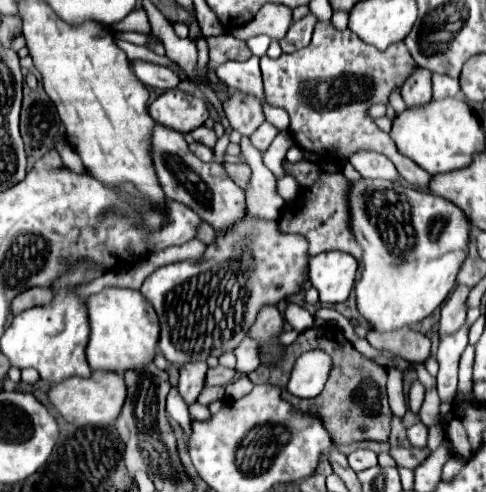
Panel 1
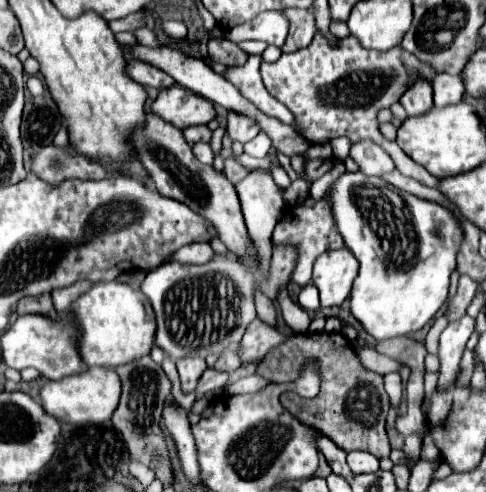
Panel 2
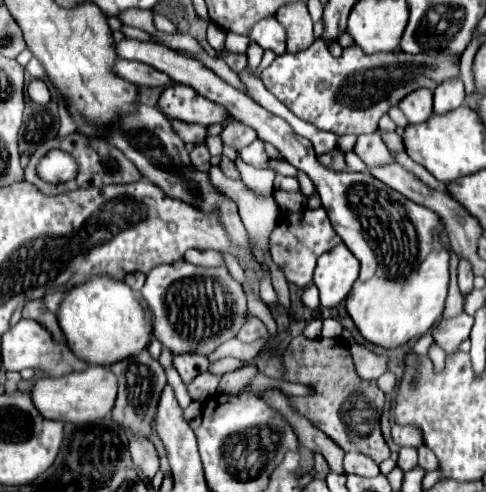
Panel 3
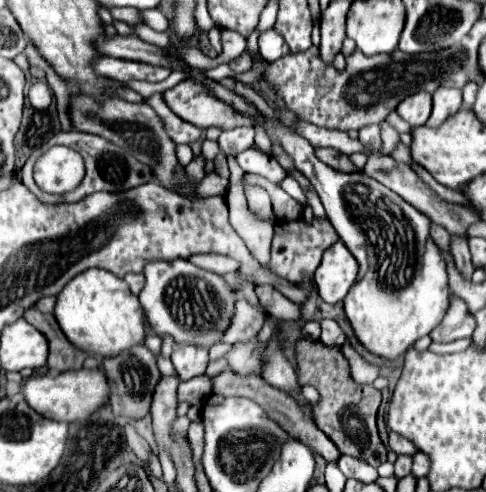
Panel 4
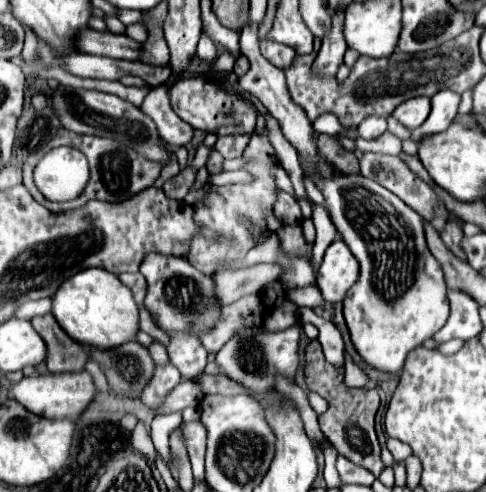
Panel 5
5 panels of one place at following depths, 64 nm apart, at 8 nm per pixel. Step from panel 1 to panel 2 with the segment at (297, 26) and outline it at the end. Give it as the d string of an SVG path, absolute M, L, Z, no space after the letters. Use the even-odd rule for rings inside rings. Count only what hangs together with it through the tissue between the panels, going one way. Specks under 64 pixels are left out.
M286 8L282 12L290 22L290 32L282 52L296 52L300 48L306 48L316 34L314 16L304 8Z

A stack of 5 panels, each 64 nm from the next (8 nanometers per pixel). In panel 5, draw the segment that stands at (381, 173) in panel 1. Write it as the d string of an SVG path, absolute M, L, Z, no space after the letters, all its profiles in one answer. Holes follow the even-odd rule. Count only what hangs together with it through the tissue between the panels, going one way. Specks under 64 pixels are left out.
M368 116L368 120L362 120L360 126L358 126L358 132L364 140L372 140L372 138L378 138L386 132L388 128L388 122L384 116Z

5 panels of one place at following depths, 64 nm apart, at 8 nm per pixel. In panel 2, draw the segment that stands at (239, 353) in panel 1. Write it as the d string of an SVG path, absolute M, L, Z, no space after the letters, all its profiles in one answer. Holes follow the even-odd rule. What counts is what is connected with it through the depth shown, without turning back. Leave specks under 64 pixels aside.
M252 320L252 324L246 328L242 337L241 346L246 357L240 357L242 362L257 362L270 348L286 342L286 336L282 336L276 328L264 324L262 320Z

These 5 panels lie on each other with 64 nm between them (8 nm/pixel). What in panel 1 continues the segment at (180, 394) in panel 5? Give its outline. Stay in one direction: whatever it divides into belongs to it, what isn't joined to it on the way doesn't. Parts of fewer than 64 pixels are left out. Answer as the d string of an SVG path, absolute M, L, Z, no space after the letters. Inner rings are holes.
M216 366L216 368L208 368L206 372L206 386L226 386L234 376L234 370L224 368L224 366Z

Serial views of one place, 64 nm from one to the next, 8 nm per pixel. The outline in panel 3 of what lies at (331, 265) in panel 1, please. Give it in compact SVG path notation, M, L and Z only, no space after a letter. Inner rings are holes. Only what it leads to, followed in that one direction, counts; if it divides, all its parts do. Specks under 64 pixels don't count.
M338 244L336 248L324 252L318 258L314 270L314 284L320 290L320 304L326 308L338 306L348 296L356 278L358 260L344 244Z

